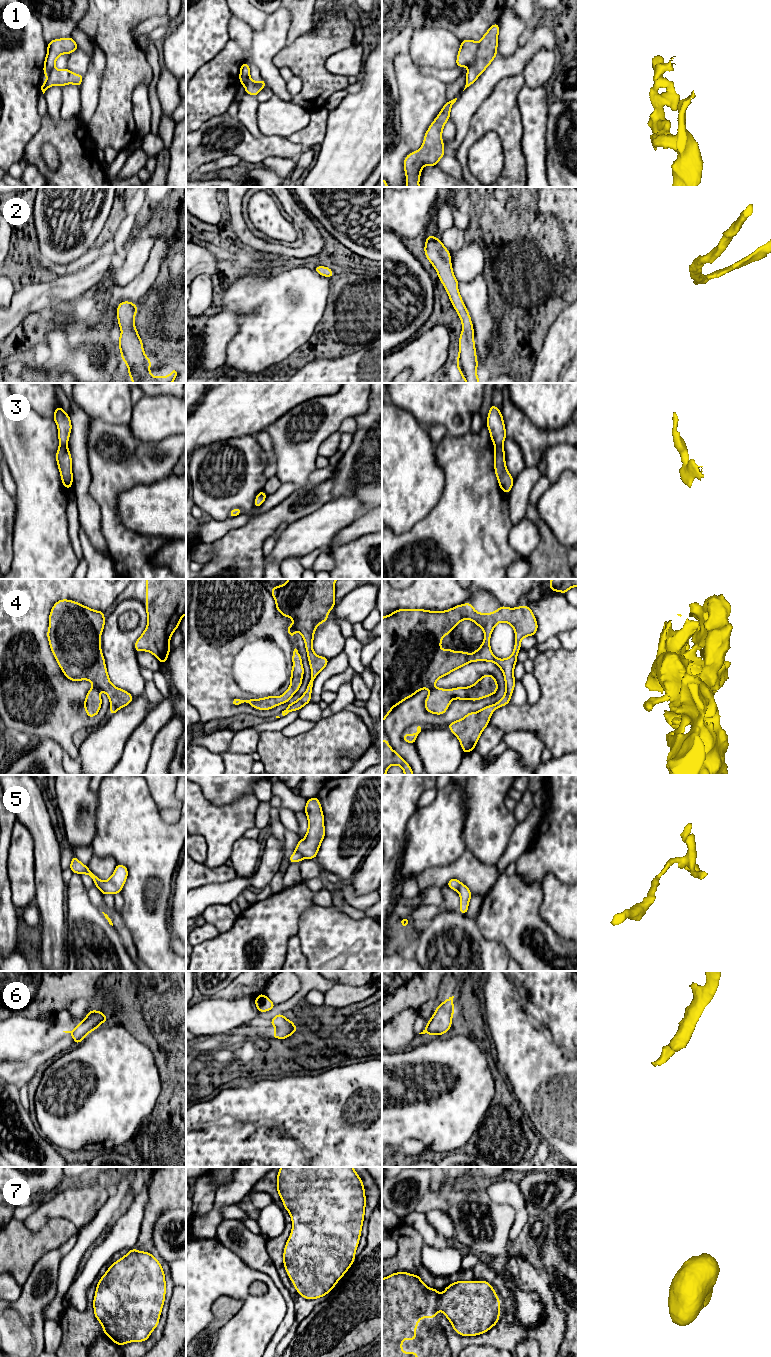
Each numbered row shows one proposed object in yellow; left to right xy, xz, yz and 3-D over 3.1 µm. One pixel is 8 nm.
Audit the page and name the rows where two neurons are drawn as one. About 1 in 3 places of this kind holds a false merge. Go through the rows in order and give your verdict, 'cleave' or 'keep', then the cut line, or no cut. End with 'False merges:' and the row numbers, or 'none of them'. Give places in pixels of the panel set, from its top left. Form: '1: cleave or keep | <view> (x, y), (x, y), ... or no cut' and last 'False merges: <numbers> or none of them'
1: cleave | yz (479, 43), (476, 61), (469, 68)
2: keep | no cut
3: keep | no cut
4: keep | no cut
5: cleave | xz (295, 850), (304, 857)
6: keep | no cut
7: keep | no cut
False merges: 1, 5

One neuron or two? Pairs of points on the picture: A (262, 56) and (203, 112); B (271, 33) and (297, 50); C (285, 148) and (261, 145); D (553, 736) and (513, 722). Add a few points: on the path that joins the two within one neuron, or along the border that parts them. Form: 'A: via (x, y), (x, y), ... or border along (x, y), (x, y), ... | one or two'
A: via (242, 56), (238, 56), (221, 73), (210, 92) | one
B: border along (285, 45), (273, 58), (273, 64), (276, 67) | two
C: via (279, 147), (267, 146) | one
D: via (543, 726), (539, 722), (523, 722) | one

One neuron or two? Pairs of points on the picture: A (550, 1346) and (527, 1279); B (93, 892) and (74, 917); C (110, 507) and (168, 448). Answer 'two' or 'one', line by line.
A: one
B: two
C: one

